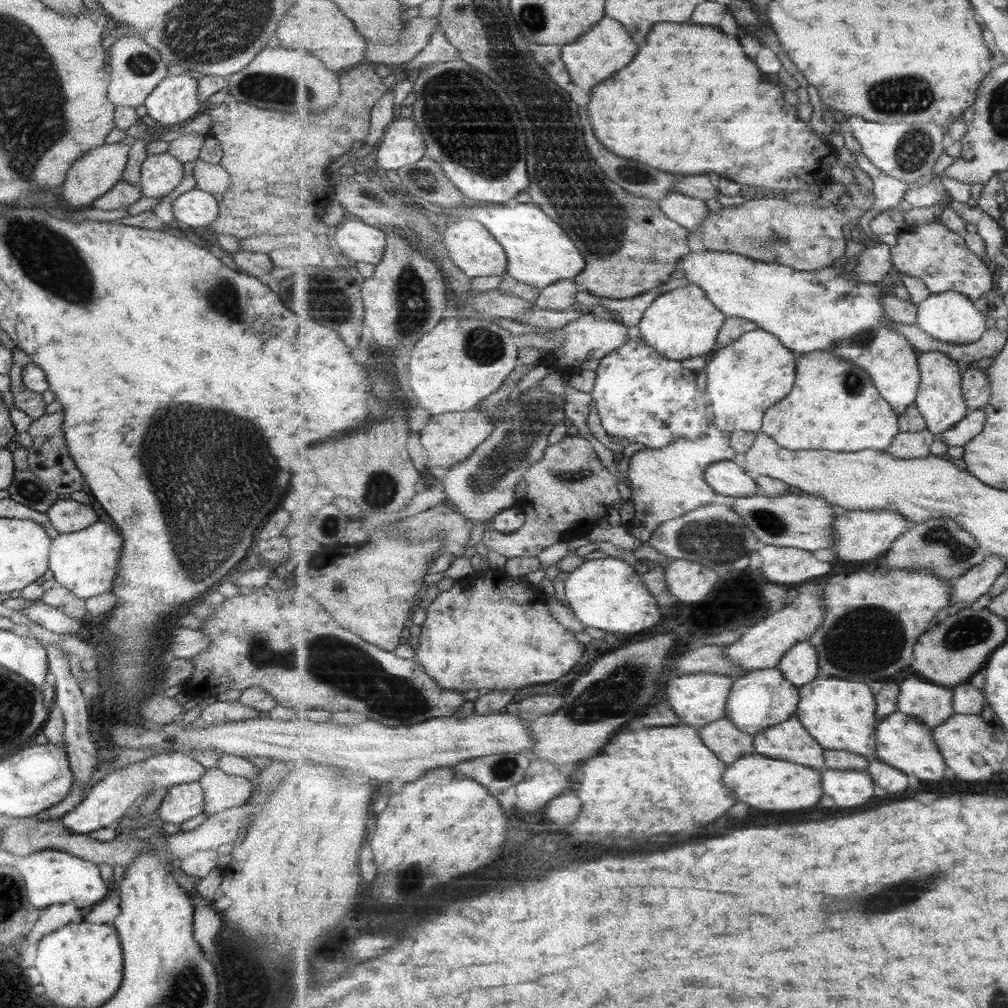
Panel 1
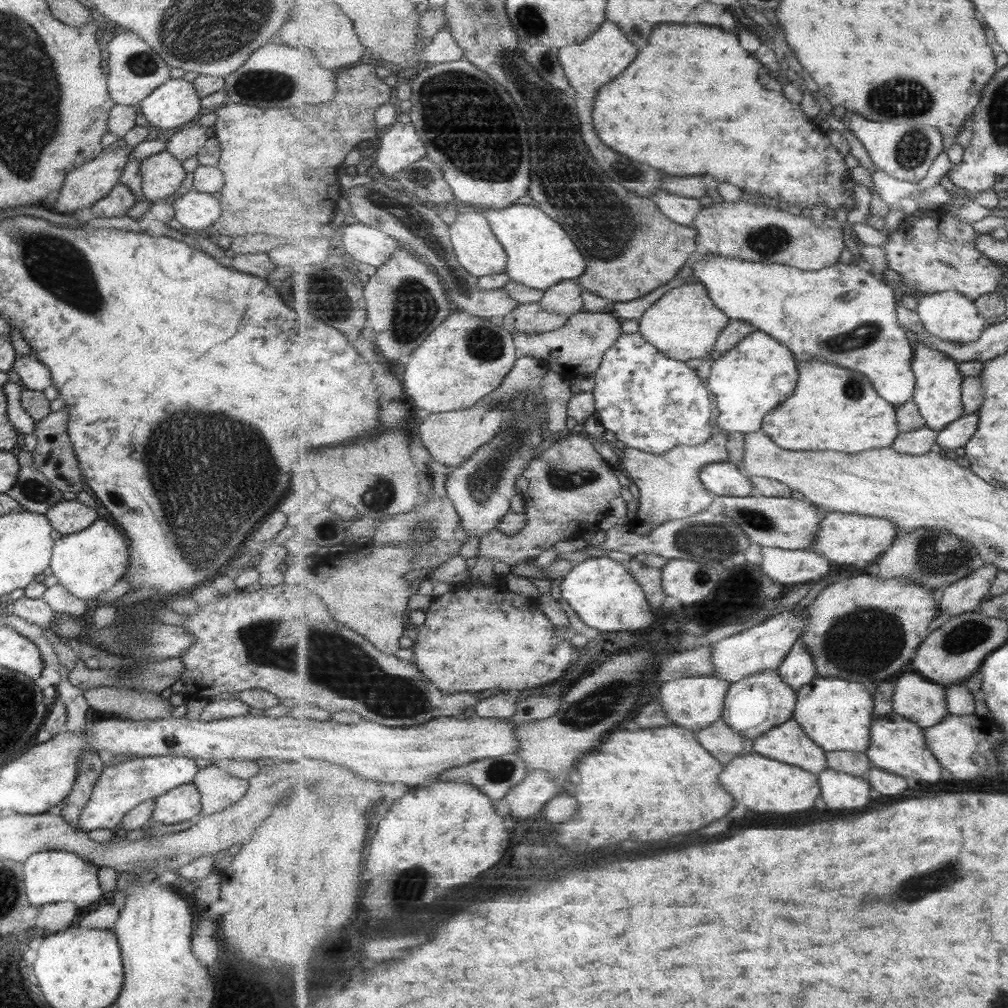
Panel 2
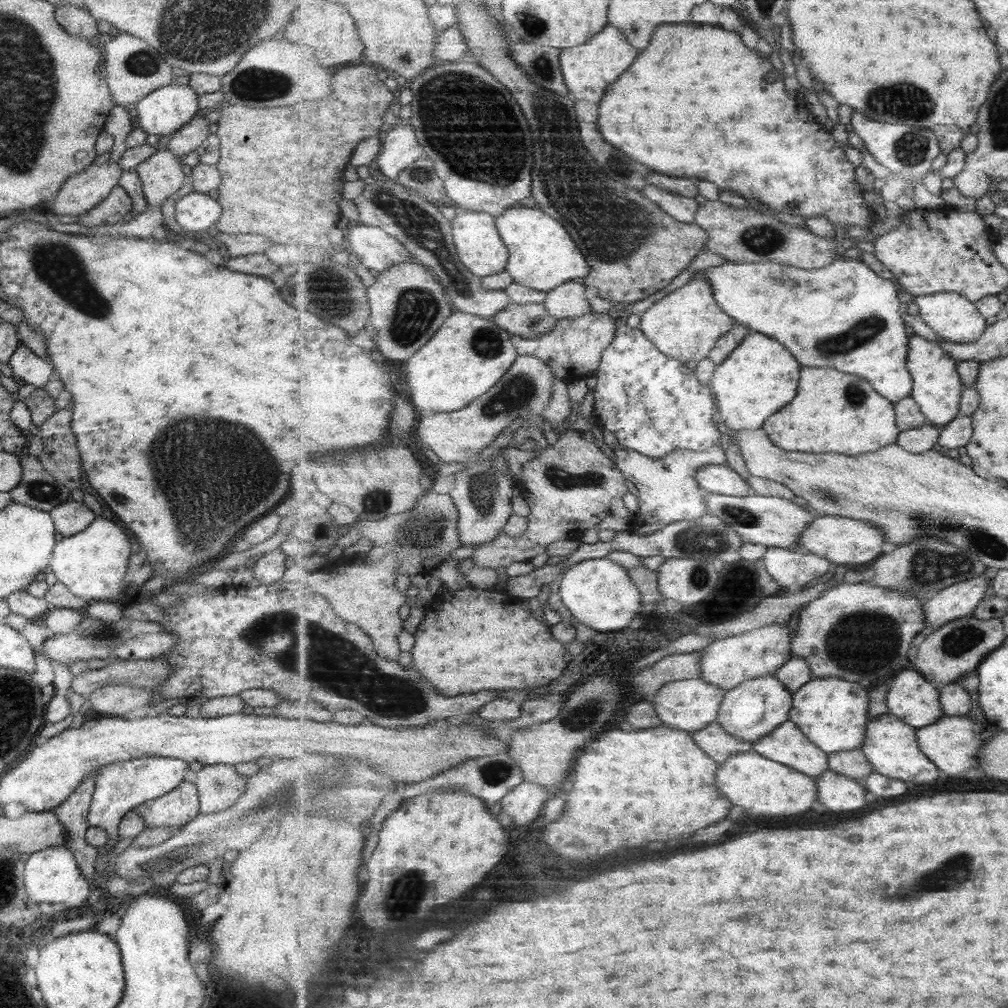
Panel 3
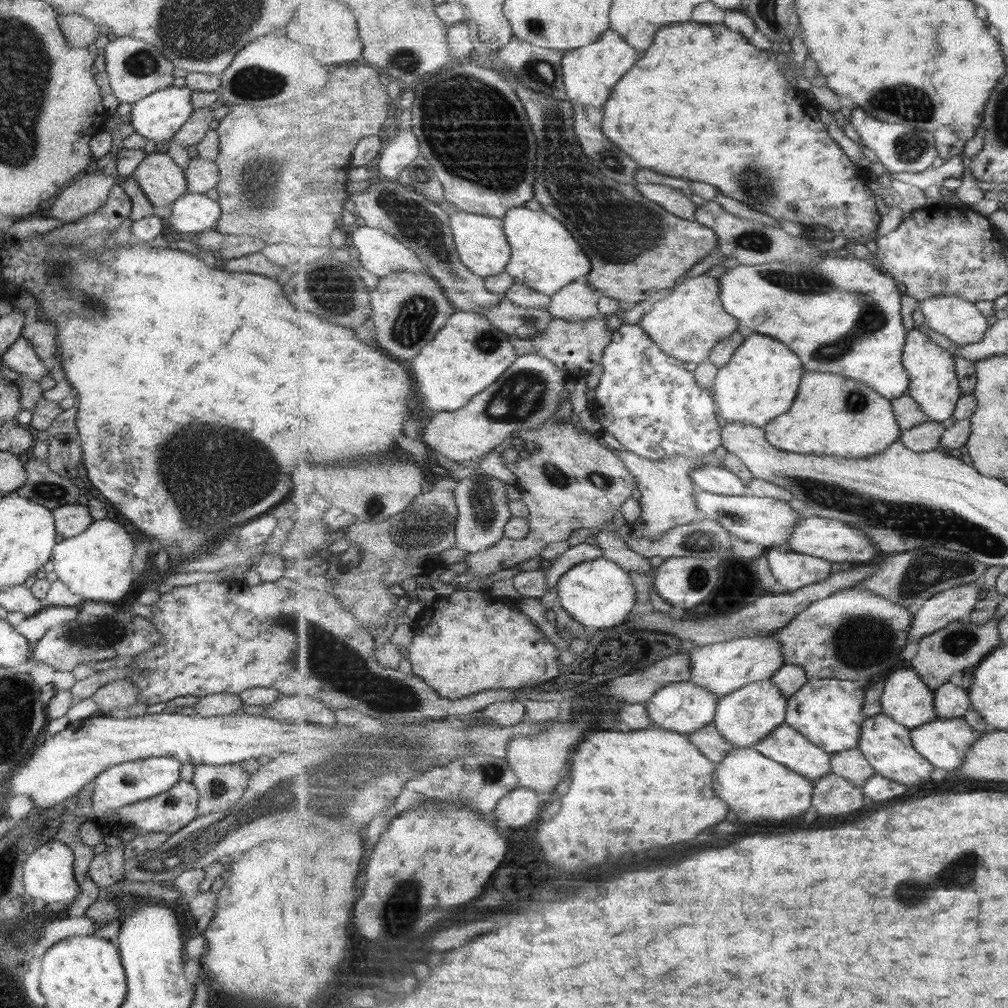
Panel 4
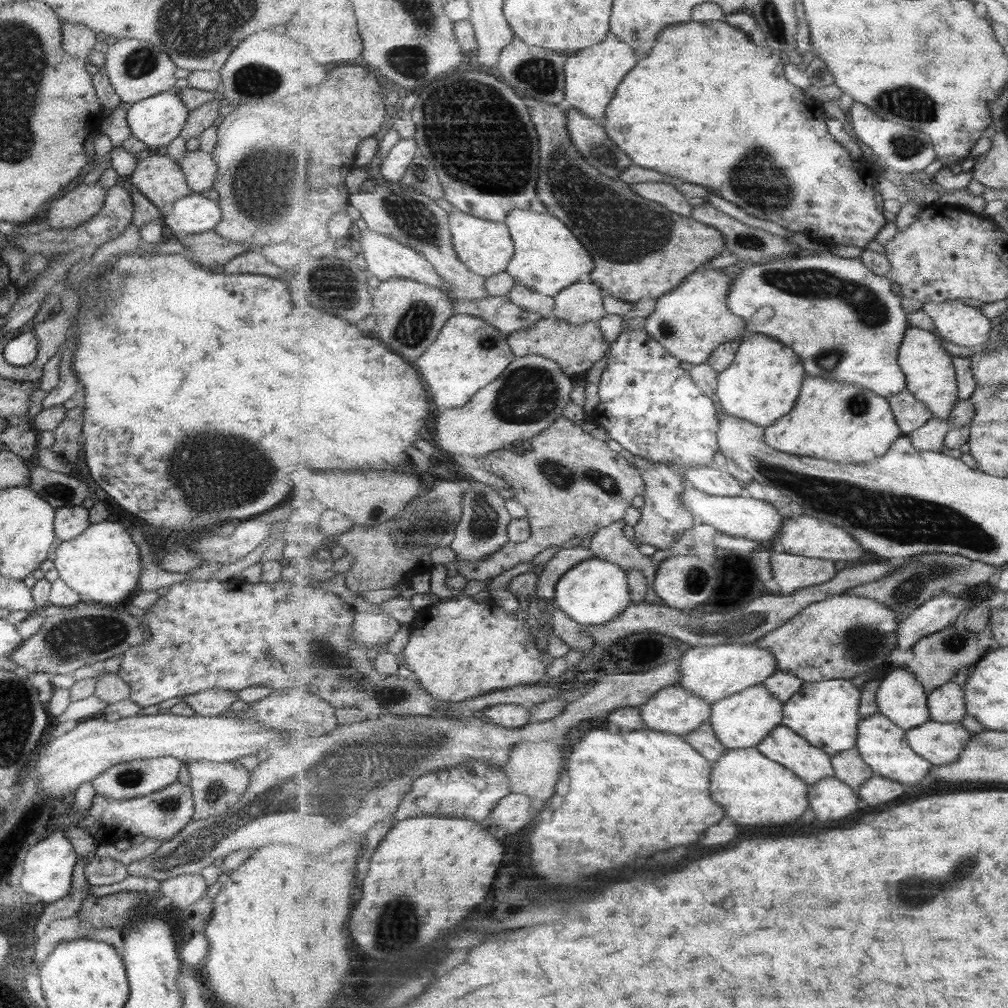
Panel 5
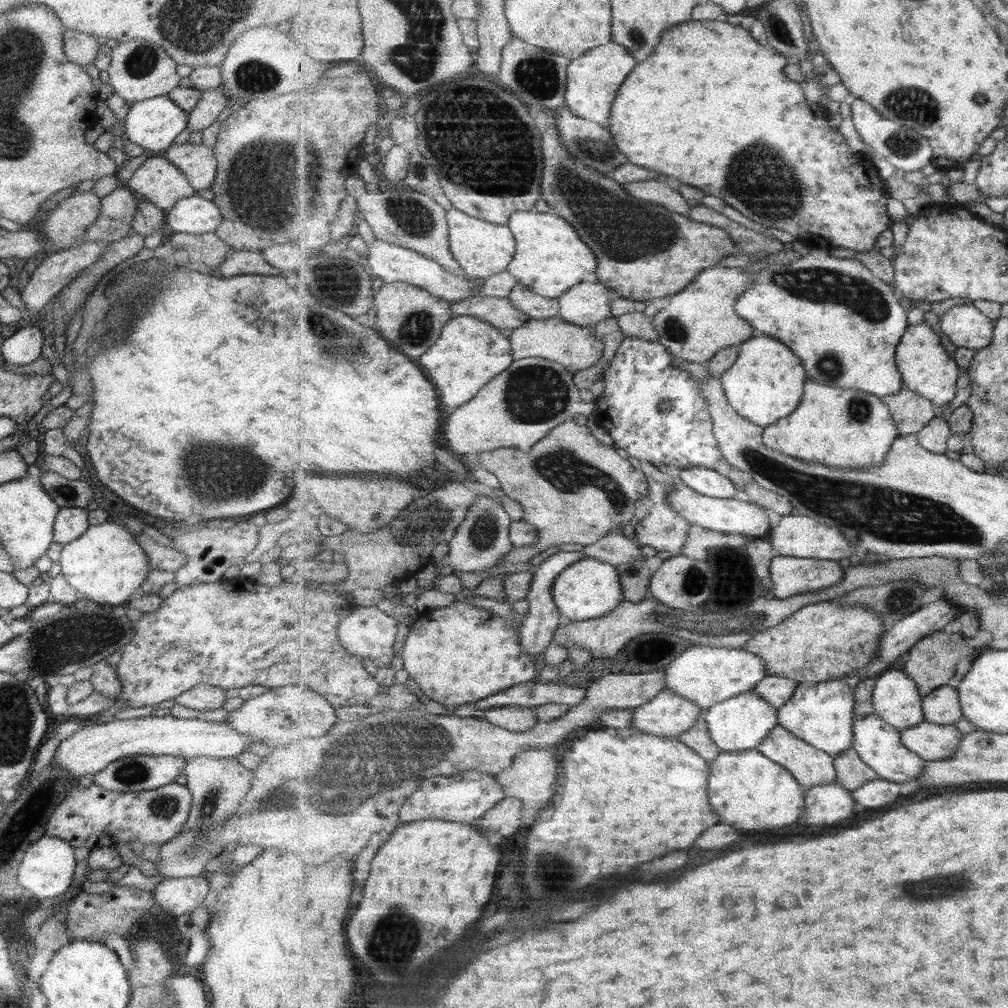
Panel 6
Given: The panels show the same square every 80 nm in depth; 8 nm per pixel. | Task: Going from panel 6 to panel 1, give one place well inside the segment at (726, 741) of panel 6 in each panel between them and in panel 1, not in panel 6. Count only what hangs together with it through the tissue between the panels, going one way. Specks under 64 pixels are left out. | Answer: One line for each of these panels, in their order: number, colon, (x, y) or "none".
1: (763, 698)
2: (755, 705)
3: (755, 708)
4: (745, 717)
5: (743, 720)

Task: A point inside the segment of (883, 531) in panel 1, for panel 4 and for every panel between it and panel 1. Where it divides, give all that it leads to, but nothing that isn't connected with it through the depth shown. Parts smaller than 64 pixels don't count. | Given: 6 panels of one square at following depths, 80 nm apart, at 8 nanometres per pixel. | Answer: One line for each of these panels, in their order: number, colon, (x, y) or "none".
2: (846, 538)
3: (841, 540)
4: (835, 541)

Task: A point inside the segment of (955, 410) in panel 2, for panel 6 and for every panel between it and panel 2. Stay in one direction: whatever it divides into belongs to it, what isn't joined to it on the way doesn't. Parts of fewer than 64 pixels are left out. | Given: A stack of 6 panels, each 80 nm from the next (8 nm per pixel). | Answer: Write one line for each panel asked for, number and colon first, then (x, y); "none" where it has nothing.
3: (938, 388)
4: (935, 386)
5: (931, 375)
6: (927, 368)

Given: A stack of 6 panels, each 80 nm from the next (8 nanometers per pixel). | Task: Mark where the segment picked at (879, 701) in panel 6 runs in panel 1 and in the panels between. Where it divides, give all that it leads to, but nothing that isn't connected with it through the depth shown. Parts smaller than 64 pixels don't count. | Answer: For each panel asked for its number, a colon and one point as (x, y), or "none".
1: (932, 703)
2: (924, 702)
3: (916, 700)
4: (909, 700)
5: (904, 699)

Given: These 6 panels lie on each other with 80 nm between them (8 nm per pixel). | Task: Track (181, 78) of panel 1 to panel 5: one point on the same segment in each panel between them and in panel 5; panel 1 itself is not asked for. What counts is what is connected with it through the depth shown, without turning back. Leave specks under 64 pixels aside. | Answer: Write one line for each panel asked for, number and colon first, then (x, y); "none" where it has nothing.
2: (175, 102)
3: (162, 111)
4: (158, 116)
5: (155, 121)

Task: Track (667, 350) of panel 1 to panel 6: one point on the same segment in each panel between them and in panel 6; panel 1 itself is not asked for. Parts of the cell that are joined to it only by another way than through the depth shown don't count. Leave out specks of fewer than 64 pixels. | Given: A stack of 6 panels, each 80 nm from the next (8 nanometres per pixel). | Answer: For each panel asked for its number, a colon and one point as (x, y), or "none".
2: (685, 323)
3: (686, 324)
4: (687, 324)
5: (691, 321)
6: (699, 321)

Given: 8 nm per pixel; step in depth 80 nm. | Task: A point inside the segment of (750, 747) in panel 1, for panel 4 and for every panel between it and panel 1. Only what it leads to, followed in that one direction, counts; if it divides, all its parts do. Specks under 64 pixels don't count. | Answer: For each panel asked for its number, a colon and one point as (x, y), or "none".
2: (719, 739)
3: (715, 740)
4: (709, 739)

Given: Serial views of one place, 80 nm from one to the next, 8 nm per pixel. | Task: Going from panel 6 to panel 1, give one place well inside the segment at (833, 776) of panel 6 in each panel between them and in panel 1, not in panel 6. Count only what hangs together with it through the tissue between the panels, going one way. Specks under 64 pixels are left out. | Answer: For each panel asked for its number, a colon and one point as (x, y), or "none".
1: (790, 740)
2: (789, 743)
3: (788, 744)
4: (786, 745)
5: (812, 764)

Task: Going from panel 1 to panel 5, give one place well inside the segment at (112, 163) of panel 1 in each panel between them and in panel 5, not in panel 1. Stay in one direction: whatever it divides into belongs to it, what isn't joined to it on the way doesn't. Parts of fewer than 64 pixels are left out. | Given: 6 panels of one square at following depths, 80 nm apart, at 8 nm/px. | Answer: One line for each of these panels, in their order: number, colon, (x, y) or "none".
2: (82, 187)
3: (80, 192)
4: (85, 196)
5: (77, 206)

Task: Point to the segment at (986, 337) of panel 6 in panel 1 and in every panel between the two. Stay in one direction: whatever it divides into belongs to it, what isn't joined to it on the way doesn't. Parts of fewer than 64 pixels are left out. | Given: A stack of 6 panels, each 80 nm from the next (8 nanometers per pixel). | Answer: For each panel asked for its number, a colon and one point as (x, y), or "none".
1: (951, 317)
2: (950, 315)
3: (953, 316)
4: (957, 318)
5: (965, 325)

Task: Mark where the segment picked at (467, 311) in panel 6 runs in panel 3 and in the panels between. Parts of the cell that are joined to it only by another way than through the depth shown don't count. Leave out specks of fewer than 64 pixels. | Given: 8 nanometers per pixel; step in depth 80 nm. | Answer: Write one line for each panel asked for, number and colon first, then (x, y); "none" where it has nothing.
3: (531, 320)
4: (515, 320)
5: (500, 311)

